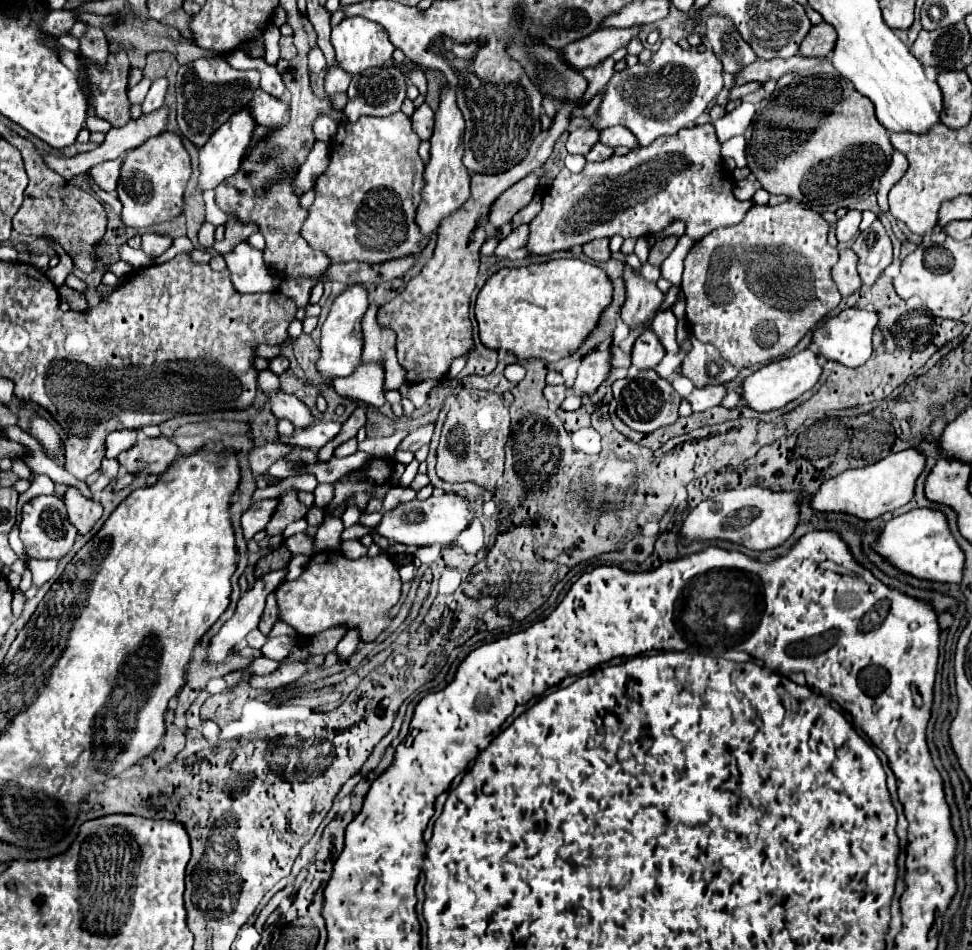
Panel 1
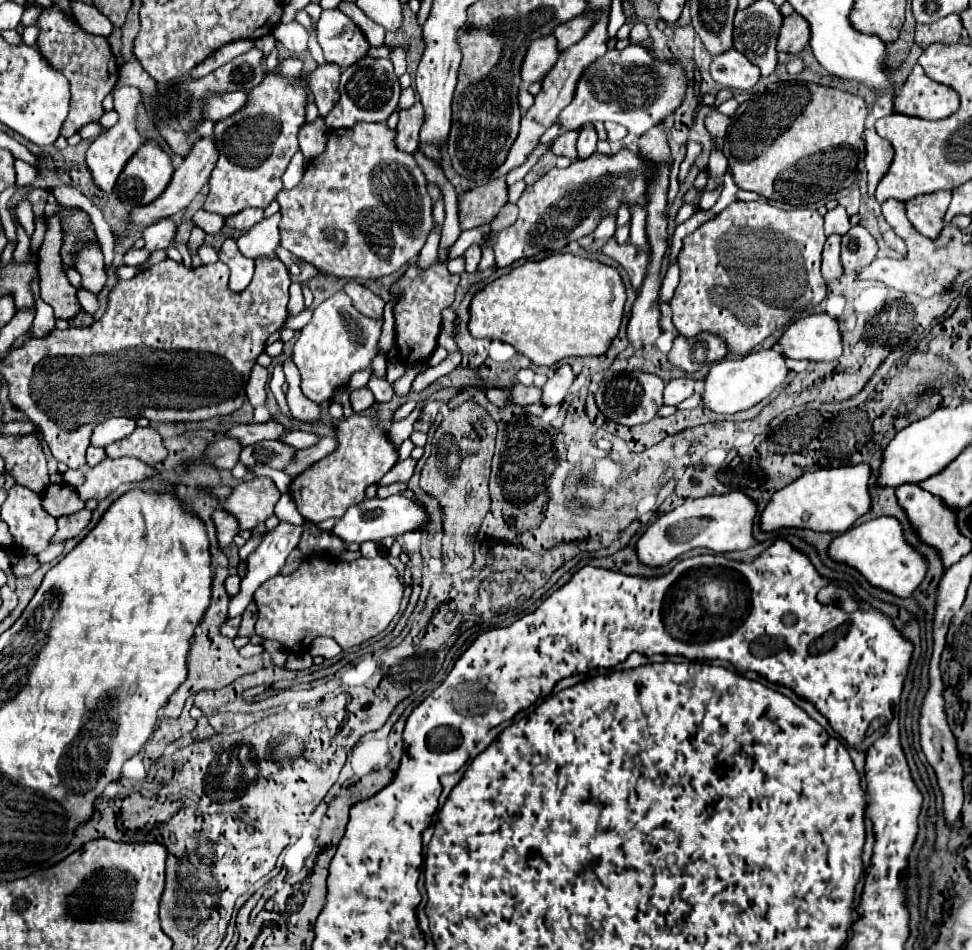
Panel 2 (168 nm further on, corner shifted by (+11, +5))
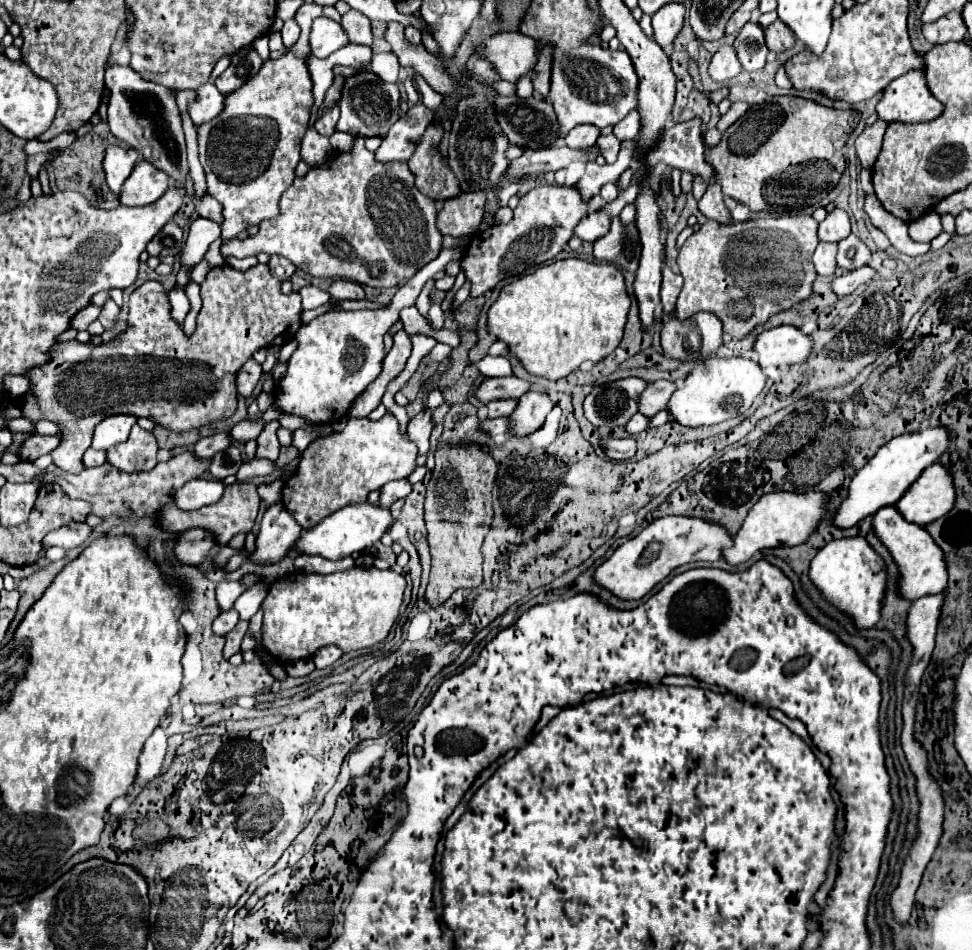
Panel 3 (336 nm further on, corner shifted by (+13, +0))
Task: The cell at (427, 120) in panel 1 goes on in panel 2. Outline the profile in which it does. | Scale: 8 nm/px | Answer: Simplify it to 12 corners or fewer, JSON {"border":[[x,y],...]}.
{"border":[[420,103],[400,111],[396,145],[418,149],[424,111]]}

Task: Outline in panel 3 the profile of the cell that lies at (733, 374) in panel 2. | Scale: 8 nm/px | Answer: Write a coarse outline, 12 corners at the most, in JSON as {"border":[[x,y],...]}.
{"border":[[708,356],[666,410],[686,428],[748,410],[766,376],[754,360]]}

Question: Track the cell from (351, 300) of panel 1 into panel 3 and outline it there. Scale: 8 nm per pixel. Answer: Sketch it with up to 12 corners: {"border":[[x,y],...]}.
{"border":[[460,248],[400,286],[388,308],[302,324],[274,392],[284,414],[334,424],[382,372],[398,310]]}

